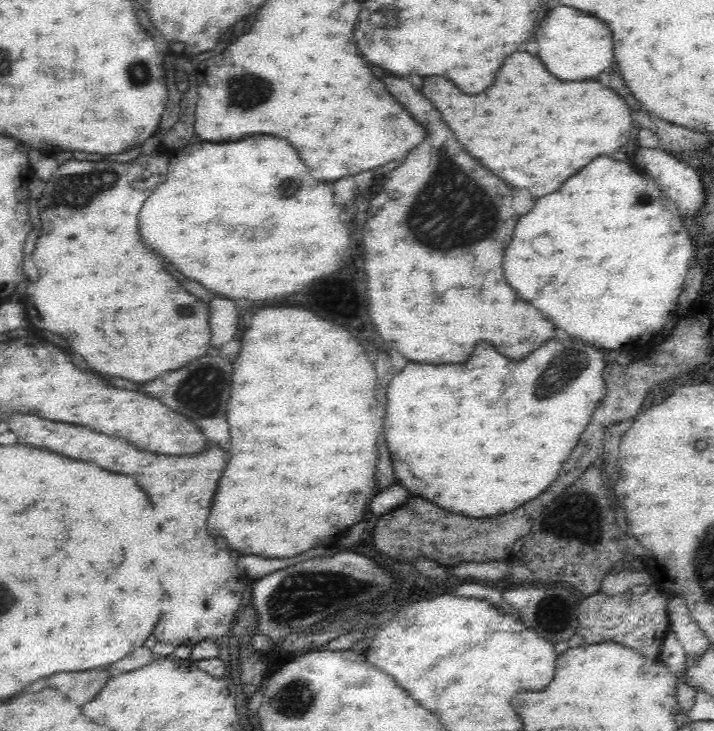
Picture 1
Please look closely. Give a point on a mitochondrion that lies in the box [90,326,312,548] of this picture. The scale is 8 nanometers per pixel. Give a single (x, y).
(199, 392)

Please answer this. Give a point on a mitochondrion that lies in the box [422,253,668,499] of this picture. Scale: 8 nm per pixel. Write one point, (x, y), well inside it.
(568, 364)

